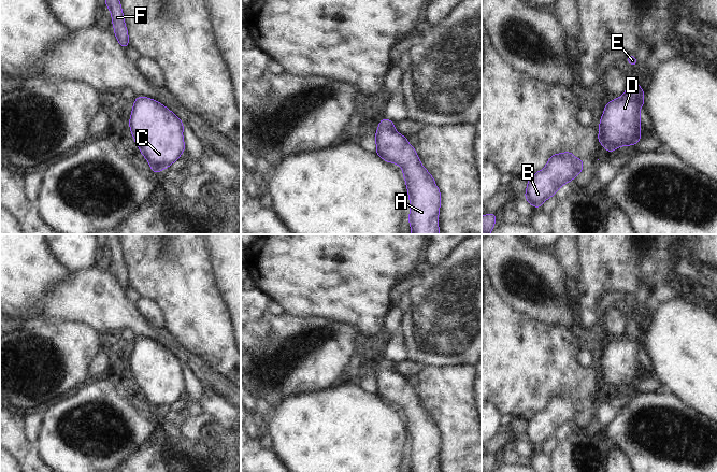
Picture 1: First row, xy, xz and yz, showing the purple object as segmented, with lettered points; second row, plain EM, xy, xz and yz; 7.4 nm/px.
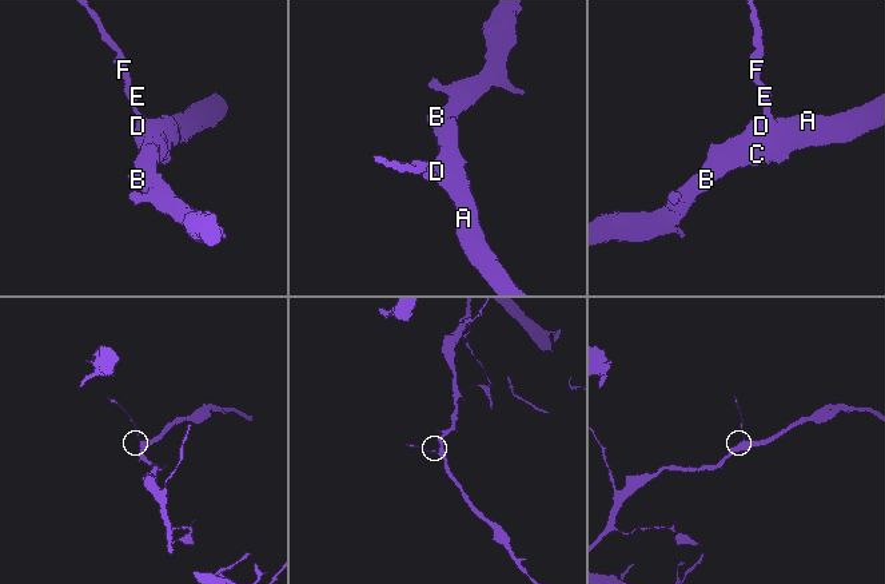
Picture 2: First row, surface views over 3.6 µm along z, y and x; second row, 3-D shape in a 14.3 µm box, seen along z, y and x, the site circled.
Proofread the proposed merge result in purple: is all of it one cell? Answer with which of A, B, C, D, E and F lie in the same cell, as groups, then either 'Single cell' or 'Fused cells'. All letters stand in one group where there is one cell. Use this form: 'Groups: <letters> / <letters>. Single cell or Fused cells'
Groups: A B C D E F. Single cell.

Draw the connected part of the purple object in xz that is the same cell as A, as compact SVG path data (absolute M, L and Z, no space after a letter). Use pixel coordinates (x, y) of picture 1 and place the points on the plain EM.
M385 358L379 362L375 374L376 396L403 411L411 443L411 472L439 472L441 432L422 407L415 388L407 384L406 377L396 372L393 364Z

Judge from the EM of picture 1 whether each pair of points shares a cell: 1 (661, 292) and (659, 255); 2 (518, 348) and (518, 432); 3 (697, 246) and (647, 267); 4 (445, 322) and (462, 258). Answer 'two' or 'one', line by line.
1: two
2: two
3: two
4: one

